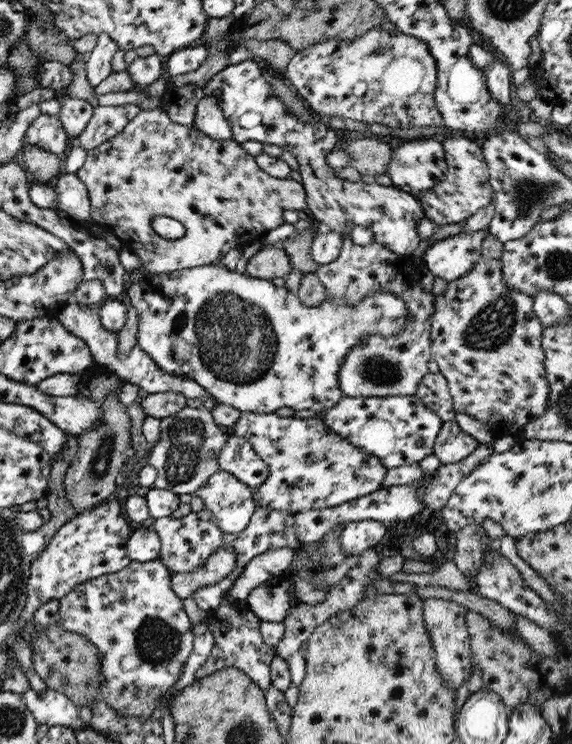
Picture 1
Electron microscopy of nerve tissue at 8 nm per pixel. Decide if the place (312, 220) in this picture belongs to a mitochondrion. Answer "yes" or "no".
no

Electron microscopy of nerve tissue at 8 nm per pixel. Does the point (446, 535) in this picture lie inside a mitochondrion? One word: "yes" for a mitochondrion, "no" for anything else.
no

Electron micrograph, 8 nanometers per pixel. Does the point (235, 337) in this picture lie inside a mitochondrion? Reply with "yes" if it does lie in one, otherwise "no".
yes

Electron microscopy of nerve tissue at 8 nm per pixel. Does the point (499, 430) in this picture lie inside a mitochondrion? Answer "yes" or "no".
no

